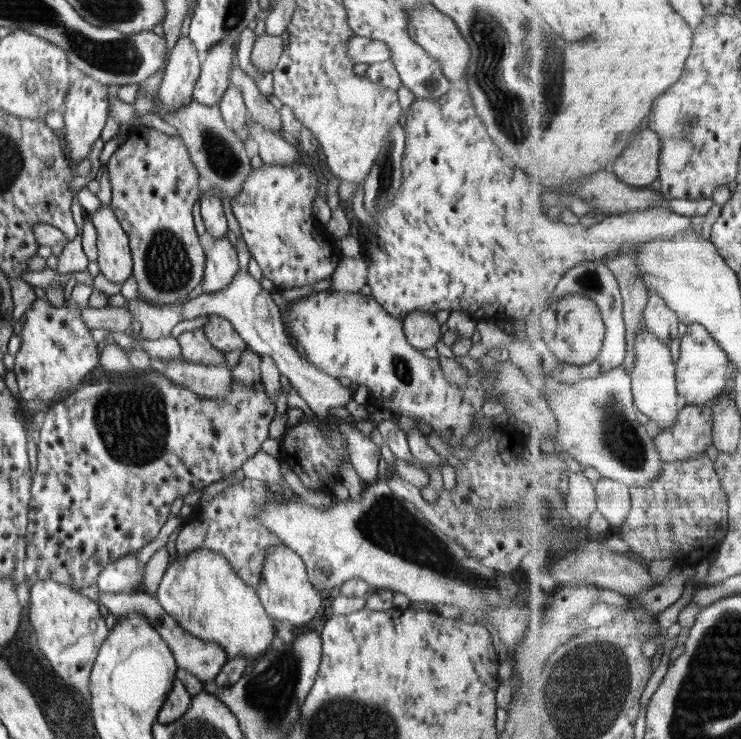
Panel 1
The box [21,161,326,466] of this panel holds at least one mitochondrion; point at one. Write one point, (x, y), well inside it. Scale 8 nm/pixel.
(167, 265)

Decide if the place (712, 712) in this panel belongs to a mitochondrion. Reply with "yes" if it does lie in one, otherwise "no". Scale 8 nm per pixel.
yes

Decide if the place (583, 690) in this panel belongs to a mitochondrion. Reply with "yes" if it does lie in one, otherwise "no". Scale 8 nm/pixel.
yes

